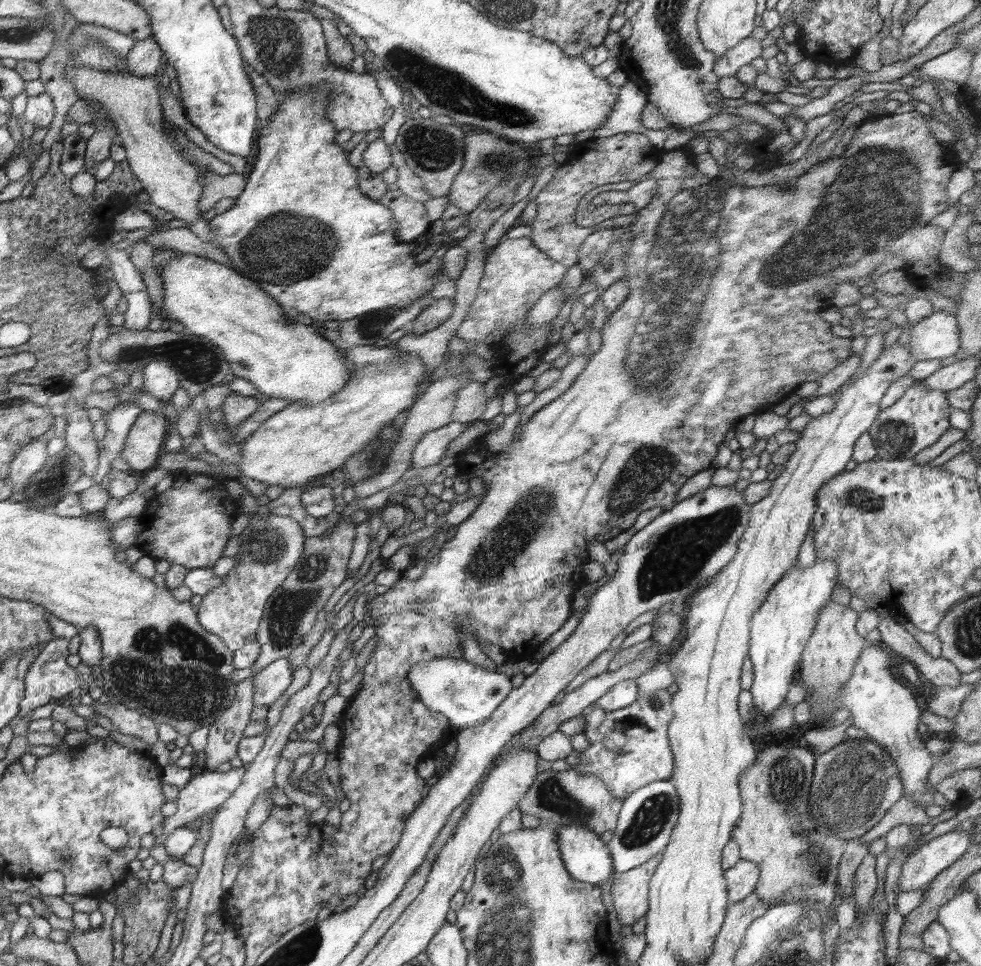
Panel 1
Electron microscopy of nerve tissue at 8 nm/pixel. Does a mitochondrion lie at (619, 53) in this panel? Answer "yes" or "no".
no

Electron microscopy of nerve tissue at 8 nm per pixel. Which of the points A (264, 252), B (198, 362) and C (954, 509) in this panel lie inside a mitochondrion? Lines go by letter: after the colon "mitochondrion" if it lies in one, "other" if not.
A: mitochondrion
B: mitochondrion
C: other

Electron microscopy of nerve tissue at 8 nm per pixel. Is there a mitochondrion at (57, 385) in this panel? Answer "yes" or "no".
no

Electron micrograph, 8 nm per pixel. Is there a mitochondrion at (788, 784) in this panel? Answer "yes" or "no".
yes

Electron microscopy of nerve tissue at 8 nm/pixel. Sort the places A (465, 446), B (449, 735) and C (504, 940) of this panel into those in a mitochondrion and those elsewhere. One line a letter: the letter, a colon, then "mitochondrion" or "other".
A: other
B: other
C: mitochondrion

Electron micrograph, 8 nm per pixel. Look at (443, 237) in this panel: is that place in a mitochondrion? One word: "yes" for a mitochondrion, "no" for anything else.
no

